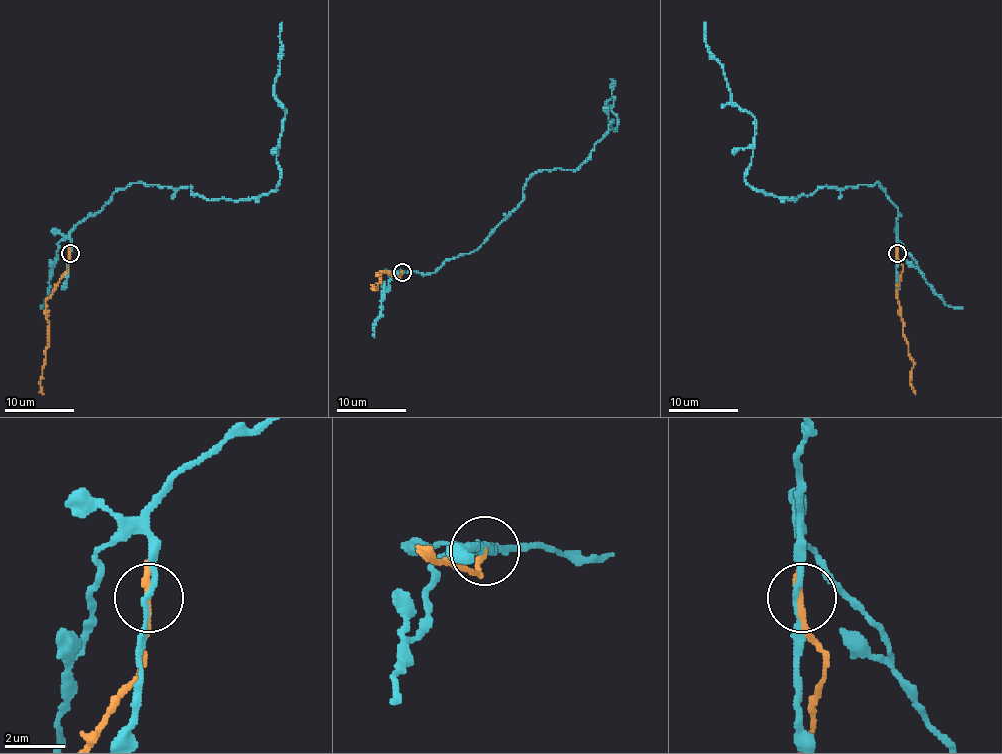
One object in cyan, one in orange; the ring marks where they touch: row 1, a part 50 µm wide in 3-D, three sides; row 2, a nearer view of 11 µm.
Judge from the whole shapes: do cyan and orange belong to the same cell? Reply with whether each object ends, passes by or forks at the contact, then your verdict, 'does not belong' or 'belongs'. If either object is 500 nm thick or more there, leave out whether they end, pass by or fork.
cyan passes by | orange ends | does not belong

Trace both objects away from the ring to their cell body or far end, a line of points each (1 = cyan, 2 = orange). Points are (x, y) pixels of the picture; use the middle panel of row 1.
1: (402, 271), (430, 274), (470, 253), (538, 171), (575, 170), (612, 119), (615, 129), (606, 103), (613, 79)
2: (402, 273), (400, 278), (388, 273), (377, 274), (381, 278), (376, 288), (372, 285), (376, 290)

